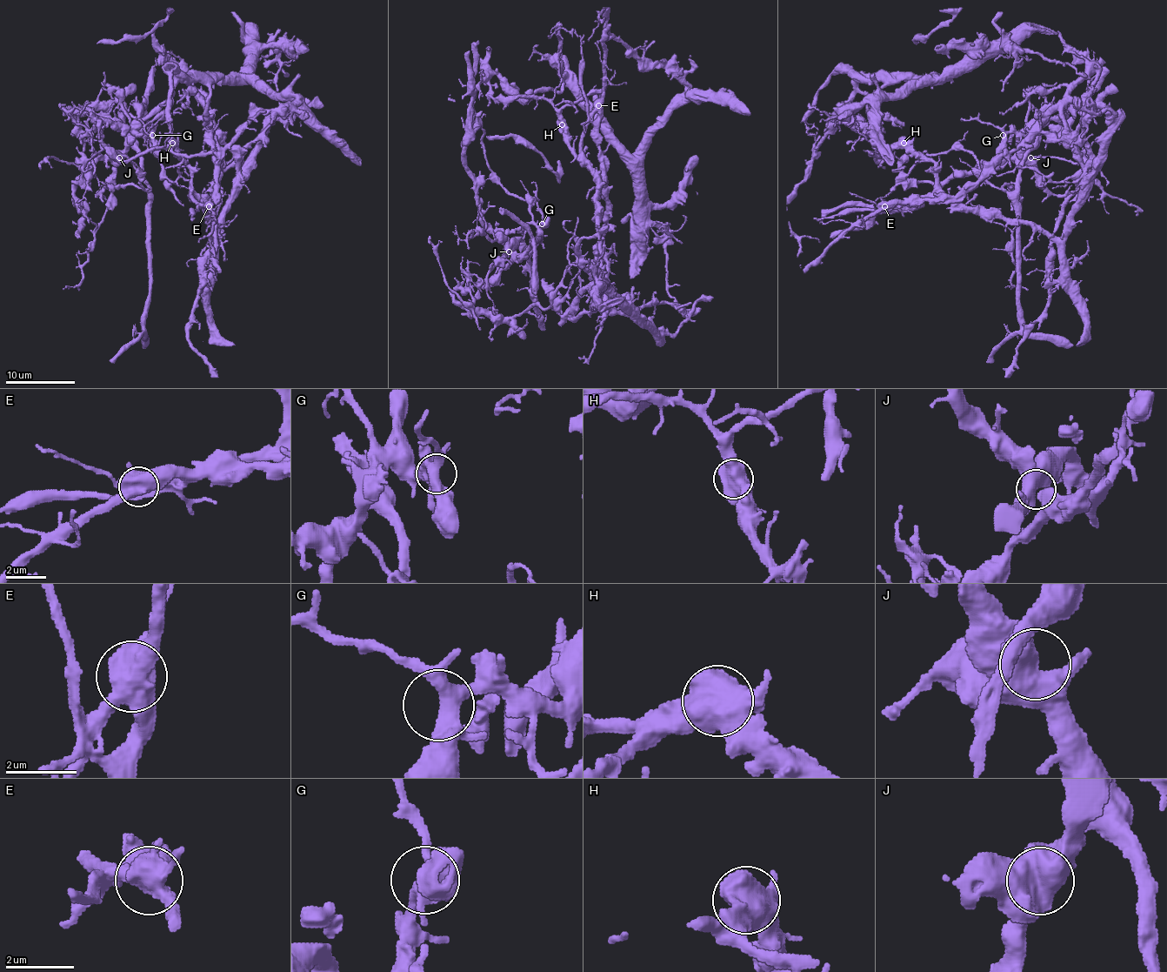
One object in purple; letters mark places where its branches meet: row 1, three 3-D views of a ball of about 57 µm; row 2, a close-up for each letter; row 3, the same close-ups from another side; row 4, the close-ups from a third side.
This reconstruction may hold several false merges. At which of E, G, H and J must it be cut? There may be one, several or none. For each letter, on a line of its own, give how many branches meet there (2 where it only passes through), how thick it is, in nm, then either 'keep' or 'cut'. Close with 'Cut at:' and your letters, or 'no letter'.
E: branches 5; calibre 600 nm; cut
G: branches 5; calibre 400 nm; keep
H: branches 2; calibre 800 nm; cut
J: branches 1; calibre 900 nm; keep
Cut at: E, H

